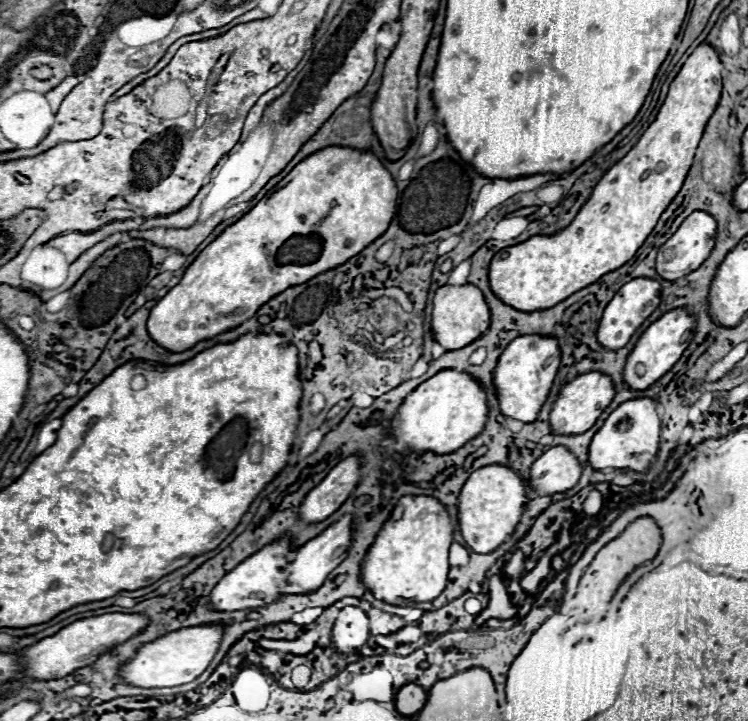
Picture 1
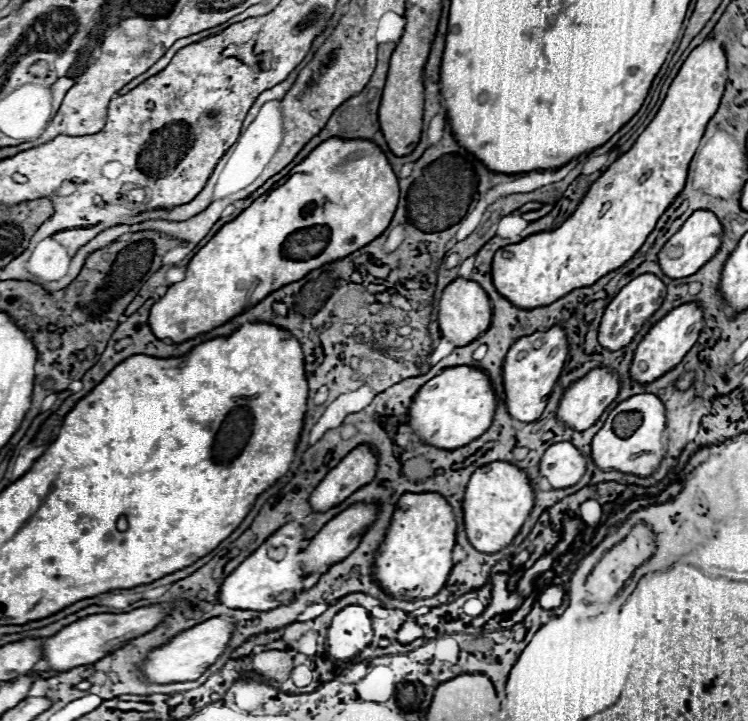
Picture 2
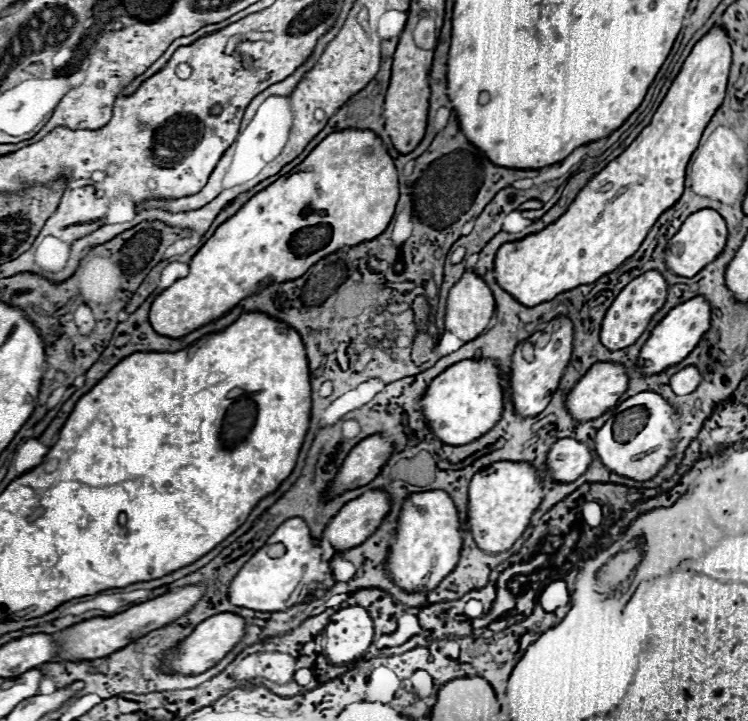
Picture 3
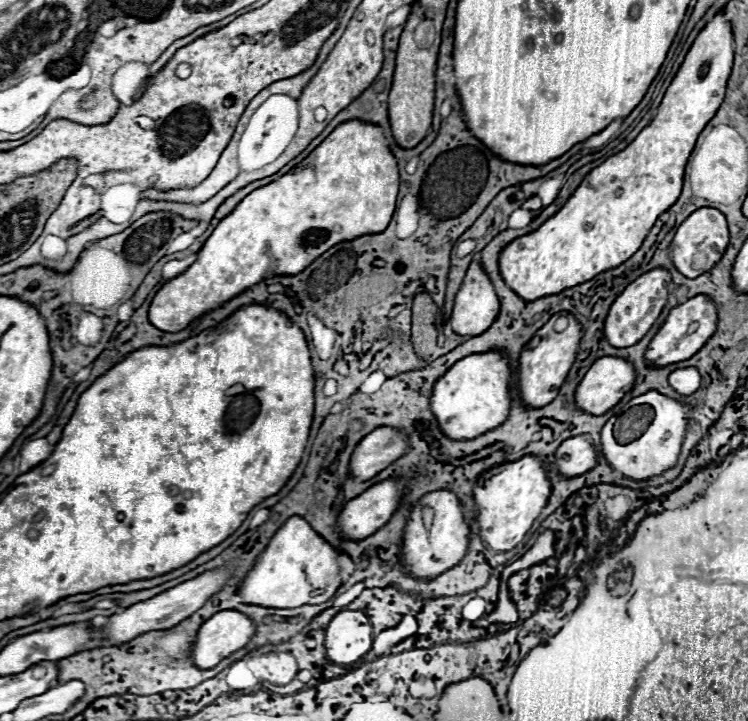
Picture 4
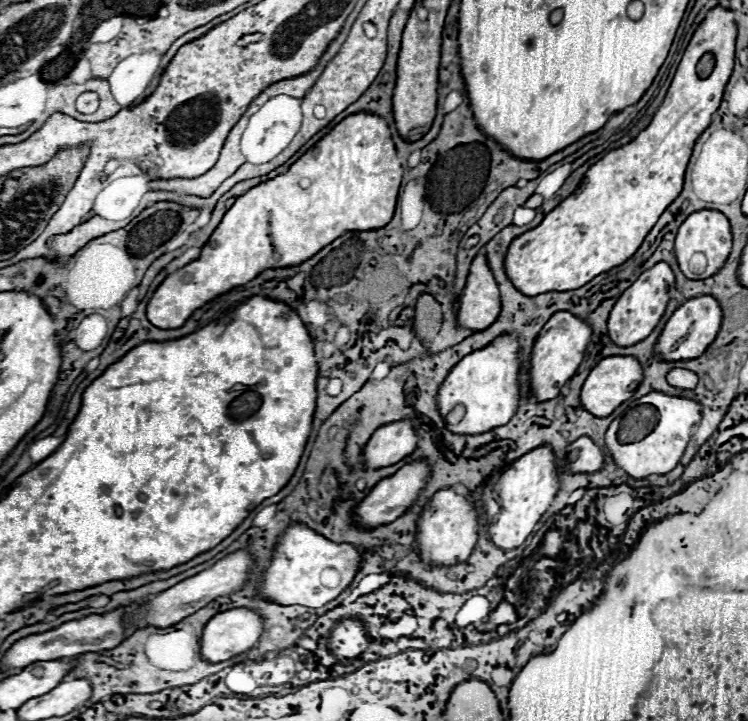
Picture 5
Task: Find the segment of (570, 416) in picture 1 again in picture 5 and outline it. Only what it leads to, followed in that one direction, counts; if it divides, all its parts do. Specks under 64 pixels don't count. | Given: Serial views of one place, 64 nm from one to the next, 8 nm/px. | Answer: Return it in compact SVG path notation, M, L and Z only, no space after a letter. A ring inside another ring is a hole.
M612 356L612 358L604 358L600 360L590 376L586 378L584 386L582 386L582 394L580 394L580 402L584 406L584 410L588 410L590 414L598 416L598 418L606 418L610 416L622 402L626 402L628 398L632 398L632 394L636 392L636 388L640 386L644 378L642 366L634 356Z

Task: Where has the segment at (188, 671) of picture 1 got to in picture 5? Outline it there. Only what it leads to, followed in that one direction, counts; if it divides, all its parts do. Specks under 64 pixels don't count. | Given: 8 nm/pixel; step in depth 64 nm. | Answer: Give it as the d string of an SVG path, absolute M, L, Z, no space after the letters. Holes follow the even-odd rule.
M232 608L220 612L206 624L202 632L200 654L212 664L230 660L242 652L256 648L262 630L264 620L256 610Z

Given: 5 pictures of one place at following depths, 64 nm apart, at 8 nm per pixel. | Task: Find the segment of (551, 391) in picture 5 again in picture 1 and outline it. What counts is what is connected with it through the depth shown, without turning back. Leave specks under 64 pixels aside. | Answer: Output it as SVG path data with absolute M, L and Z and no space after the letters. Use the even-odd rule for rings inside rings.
M530 334L512 340L504 354L500 356L494 372L494 386L498 390L498 404L502 414L526 424L534 422L550 394L552 382L560 368L560 360L562 352L556 336Z

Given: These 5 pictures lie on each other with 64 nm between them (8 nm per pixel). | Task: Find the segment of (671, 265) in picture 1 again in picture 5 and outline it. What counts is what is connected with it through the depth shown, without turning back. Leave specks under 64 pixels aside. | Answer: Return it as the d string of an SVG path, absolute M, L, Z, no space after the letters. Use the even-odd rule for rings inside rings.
M698 210L698 212L692 212L684 224L680 226L678 230L678 236L676 236L676 258L678 258L678 264L680 264L680 270L692 278L692 280L700 280L700 278L710 278L714 276L726 262L730 250L732 250L732 230L730 230L730 220L722 214L722 212L710 212L710 210ZM694 254L702 254L704 260L706 260L706 266L702 272L696 272L694 264L692 264L692 256Z

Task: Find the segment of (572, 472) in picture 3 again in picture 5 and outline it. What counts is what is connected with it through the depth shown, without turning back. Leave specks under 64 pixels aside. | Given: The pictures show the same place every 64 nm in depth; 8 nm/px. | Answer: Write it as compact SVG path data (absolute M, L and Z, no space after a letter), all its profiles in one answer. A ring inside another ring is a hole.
M578 438L572 446L568 446L566 468L570 472L598 472L604 468L604 452L590 438Z

